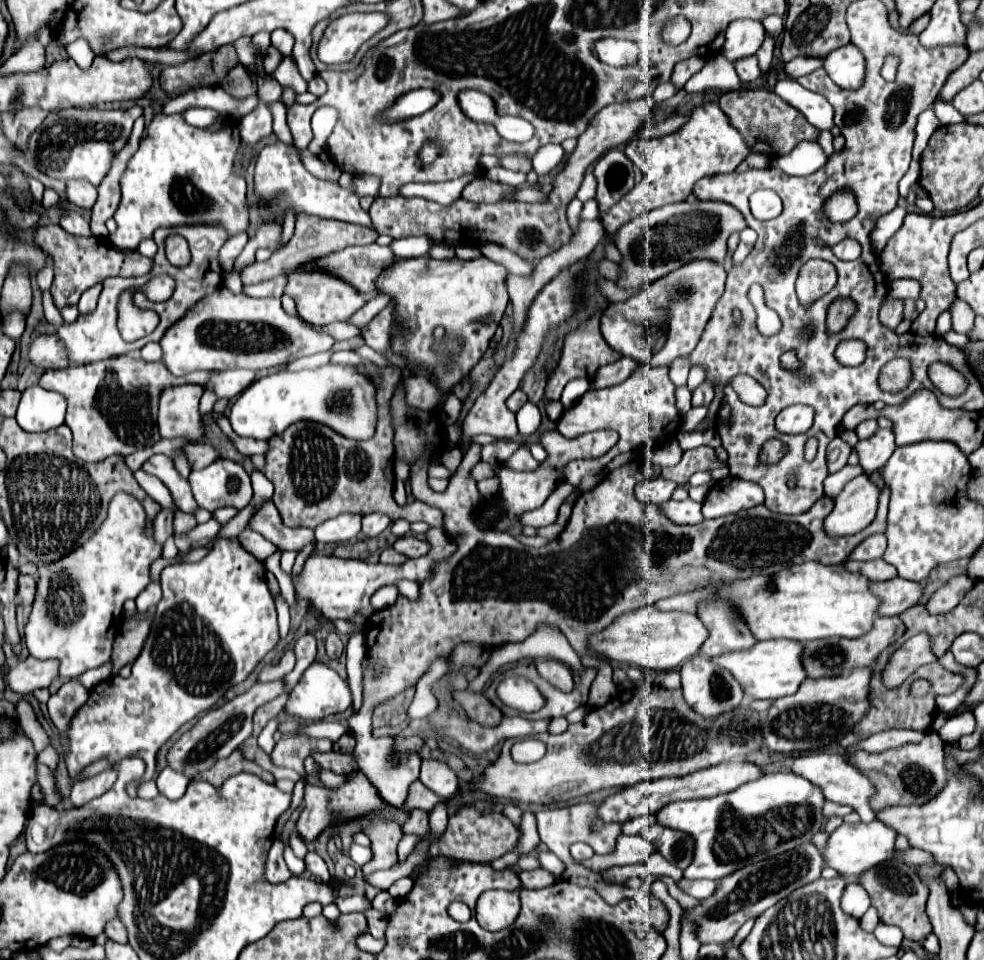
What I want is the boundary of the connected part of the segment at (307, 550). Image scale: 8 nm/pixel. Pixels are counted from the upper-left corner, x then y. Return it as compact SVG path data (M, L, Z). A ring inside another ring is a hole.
M316 540L312 541L310 545L306 545L306 547L304 547L304 549L297 555L291 572L292 577L301 572L306 558L316 549L316 543Z

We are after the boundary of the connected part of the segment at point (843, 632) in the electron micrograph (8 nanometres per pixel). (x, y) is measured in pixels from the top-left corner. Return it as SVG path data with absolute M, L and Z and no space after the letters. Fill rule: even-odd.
M806 561L790 569L780 571L774 579L752 577L732 587L696 587L690 593L674 595L656 601L658 611L686 611L696 613L696 601L704 599L708 591L720 591L726 599L732 599L740 607L750 631L756 639L794 639L794 641L814 641L826 637L862 637L874 627L882 599L870 591L870 581L860 573L846 571L844 565L822 565L816 561Z

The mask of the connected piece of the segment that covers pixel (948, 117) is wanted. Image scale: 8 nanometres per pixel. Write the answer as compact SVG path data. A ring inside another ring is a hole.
M940 99L934 101L934 111L936 111L936 117L940 119L942 125L954 125L954 123L964 123L966 121L966 117L962 113L958 113L952 105L942 103Z

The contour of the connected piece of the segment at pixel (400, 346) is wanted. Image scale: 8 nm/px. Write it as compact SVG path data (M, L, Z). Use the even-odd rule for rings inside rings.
M428 255L396 261L396 267L390 267L384 275L380 275L380 293L388 293L392 297L394 319L400 327L404 327L404 333L398 331L398 339L392 349L406 357L410 365L432 371L438 377L438 387L444 393L450 393L450 389L480 361L500 325L510 301L506 277L506 267L484 255L472 261L456 257L436 261ZM438 325L446 330L446 338L462 339L460 351L449 359L434 349L436 341L432 337L432 329Z

